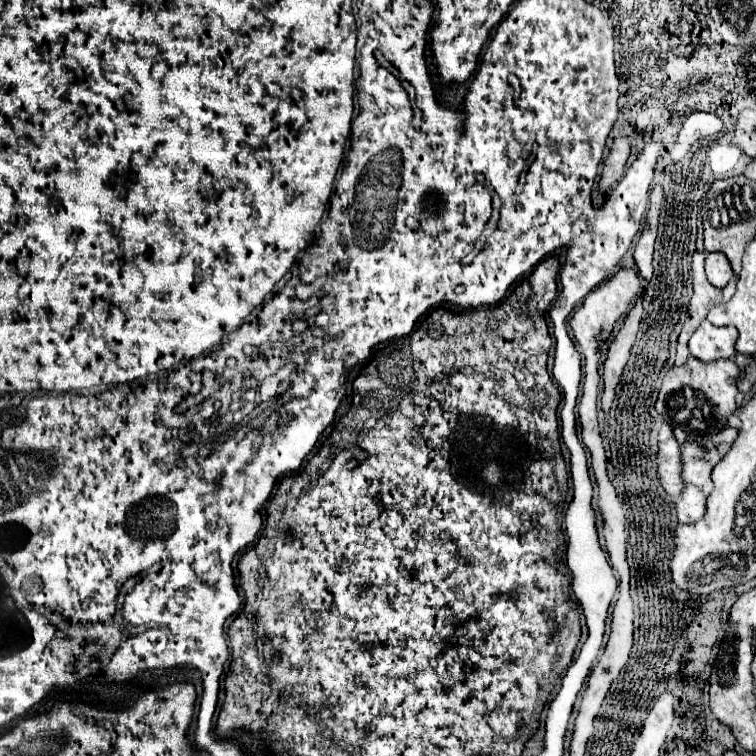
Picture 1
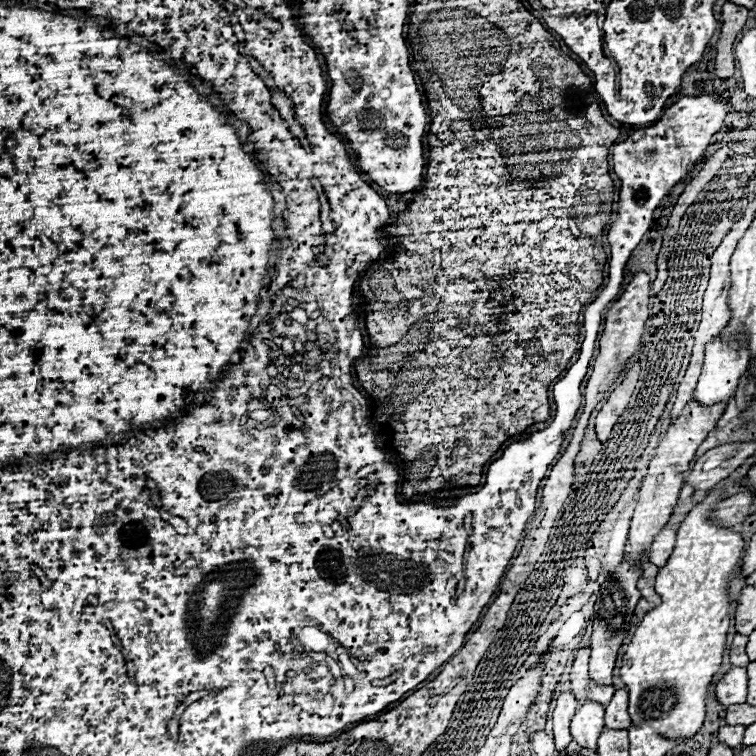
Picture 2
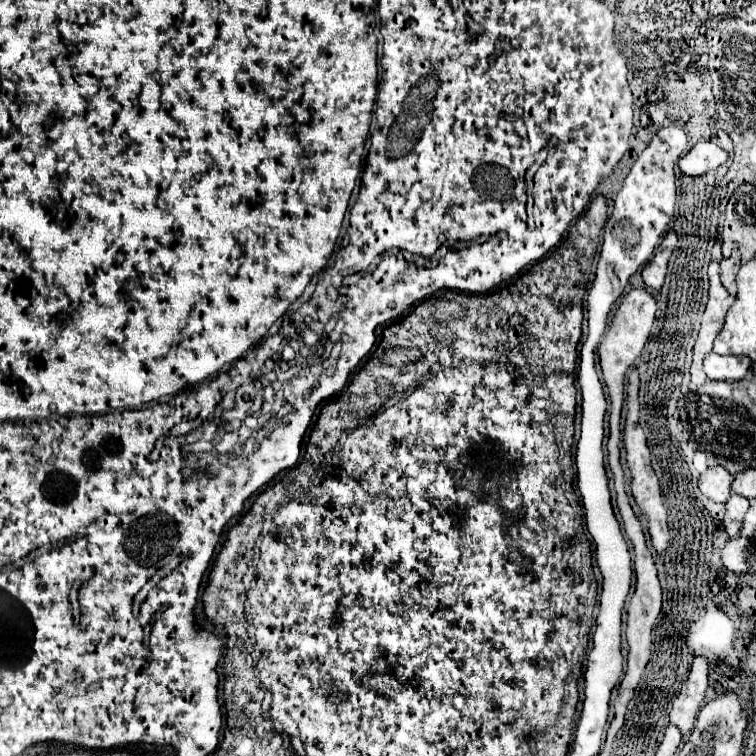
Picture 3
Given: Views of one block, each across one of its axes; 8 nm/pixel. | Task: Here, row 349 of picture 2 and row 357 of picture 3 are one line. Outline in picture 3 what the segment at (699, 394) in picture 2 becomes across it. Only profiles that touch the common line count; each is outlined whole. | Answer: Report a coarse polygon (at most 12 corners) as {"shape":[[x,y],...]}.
{"shape":[[746,356],[704,358],[710,380],[734,382],[748,376]]}

